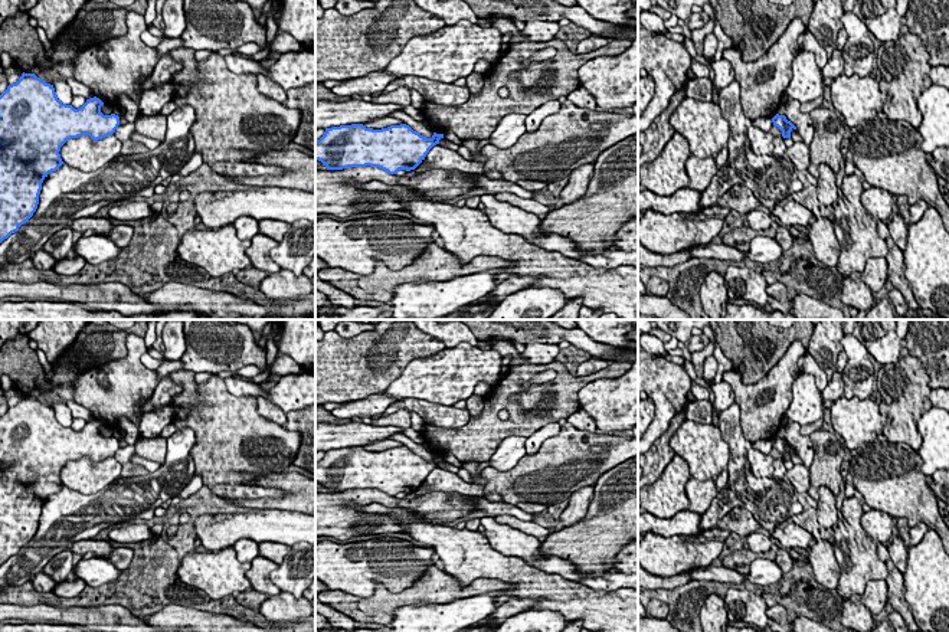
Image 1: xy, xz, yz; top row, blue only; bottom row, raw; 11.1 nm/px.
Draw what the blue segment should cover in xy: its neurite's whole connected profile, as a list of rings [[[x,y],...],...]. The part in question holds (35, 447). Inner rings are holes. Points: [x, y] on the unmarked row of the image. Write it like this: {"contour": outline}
{"contour": [[[24,394],[0,417],[0,566],[36,534],[43,502],[65,487],[59,474],[68,462],[89,458],[98,464],[115,455],[120,439],[104,438],[102,428],[94,419],[75,432],[58,422],[53,407]]]}

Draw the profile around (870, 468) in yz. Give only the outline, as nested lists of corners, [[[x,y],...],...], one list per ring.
[[[870,442],[851,458],[848,472],[870,508],[906,518],[910,528],[925,523],[940,536],[949,554],[949,528],[922,472],[917,451],[906,443]]]

